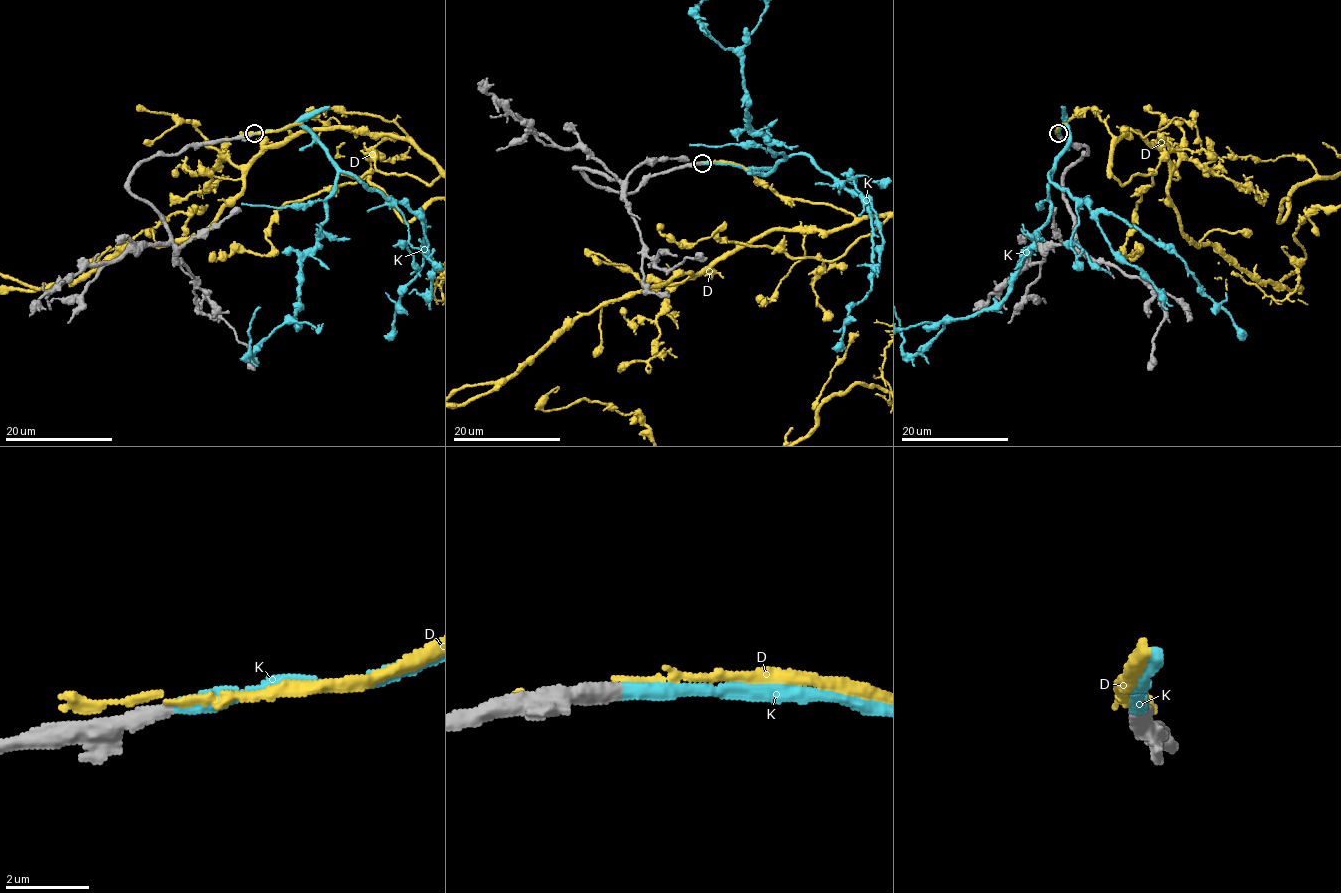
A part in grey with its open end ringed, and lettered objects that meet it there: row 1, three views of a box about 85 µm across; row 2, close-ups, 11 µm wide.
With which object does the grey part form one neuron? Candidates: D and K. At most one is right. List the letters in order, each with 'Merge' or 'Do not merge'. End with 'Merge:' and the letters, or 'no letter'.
D: Do not merge
K: Merge
Merge: K

